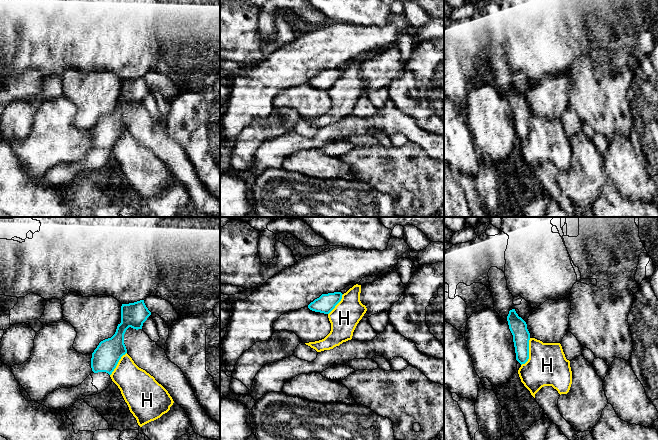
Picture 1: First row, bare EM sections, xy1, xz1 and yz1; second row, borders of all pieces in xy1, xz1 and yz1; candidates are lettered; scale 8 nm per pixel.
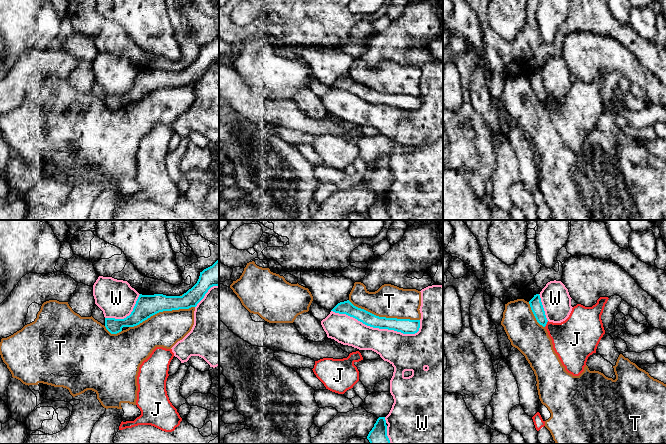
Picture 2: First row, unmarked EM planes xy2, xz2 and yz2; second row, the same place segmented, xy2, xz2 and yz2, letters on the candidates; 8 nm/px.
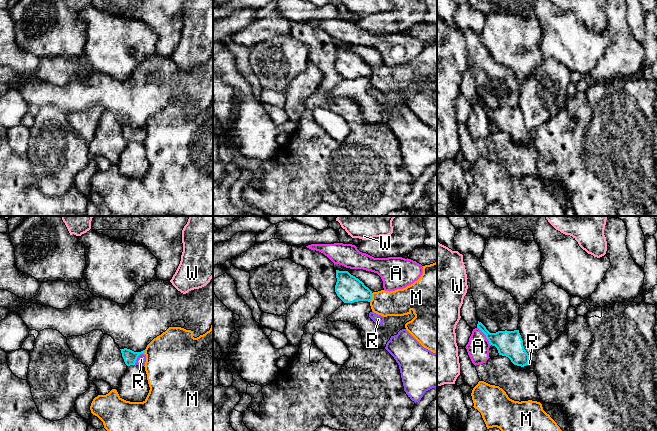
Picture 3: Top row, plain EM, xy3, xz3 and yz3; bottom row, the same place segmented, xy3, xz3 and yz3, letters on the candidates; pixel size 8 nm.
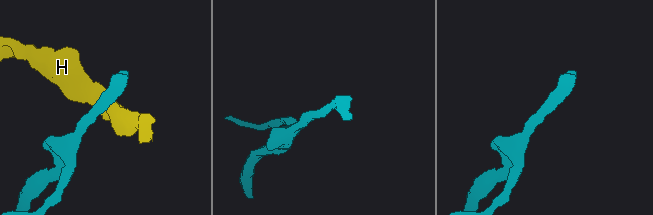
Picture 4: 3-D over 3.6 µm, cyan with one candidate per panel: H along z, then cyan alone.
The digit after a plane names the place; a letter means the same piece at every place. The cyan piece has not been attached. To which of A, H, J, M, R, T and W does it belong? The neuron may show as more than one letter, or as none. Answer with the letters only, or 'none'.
R

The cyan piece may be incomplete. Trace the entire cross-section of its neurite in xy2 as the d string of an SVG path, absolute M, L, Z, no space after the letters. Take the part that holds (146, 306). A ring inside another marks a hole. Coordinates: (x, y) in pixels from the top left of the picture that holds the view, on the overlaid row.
M219 259L200 272L197 283L182 296L140 294L129 316L124 319L105 318L105 327L111 334L117 334L123 327L137 326L159 312L196 307L213 286L219 286Z

